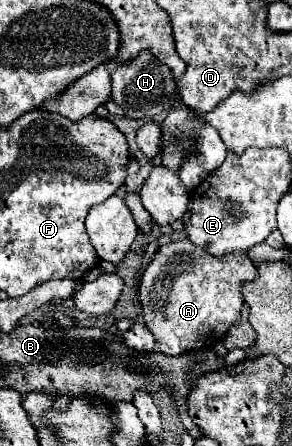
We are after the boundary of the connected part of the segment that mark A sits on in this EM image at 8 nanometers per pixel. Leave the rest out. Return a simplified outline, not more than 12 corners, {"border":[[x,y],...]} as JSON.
{"border":[[161,246],[139,284],[167,356],[221,342],[241,312],[247,252]]}

